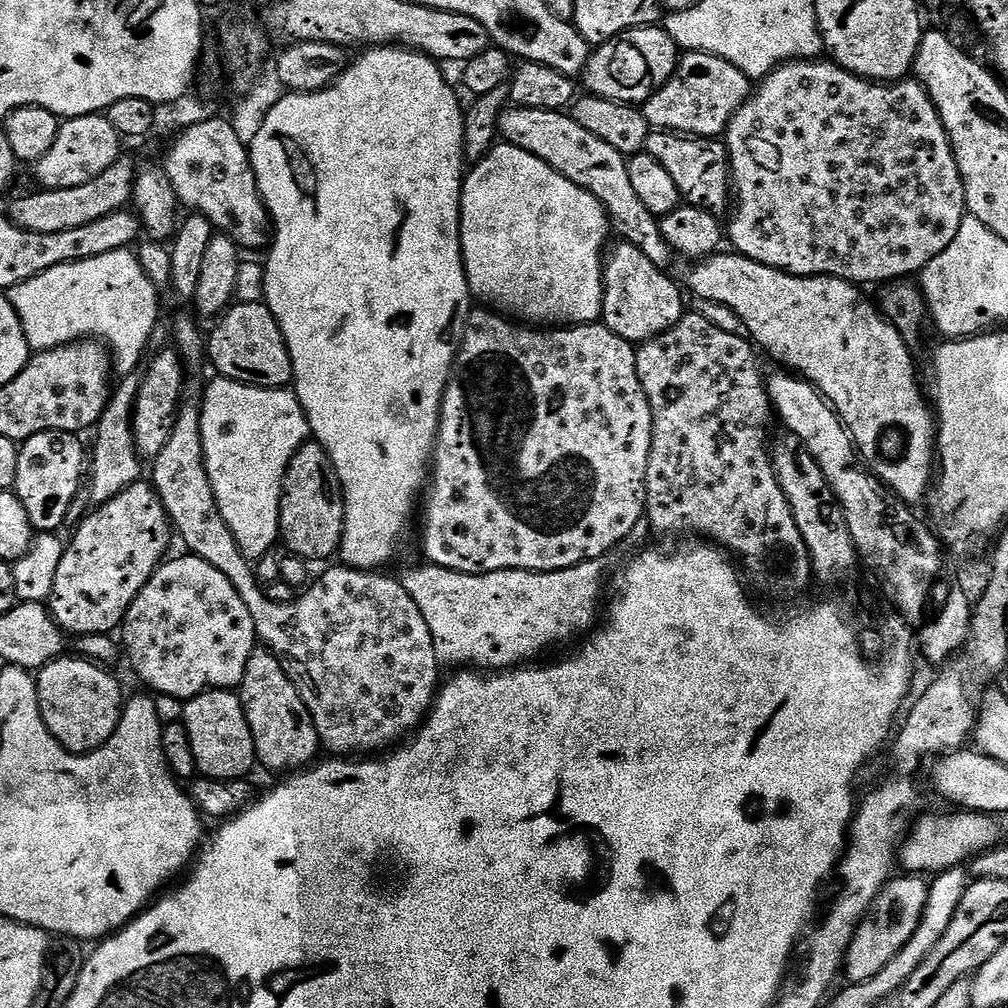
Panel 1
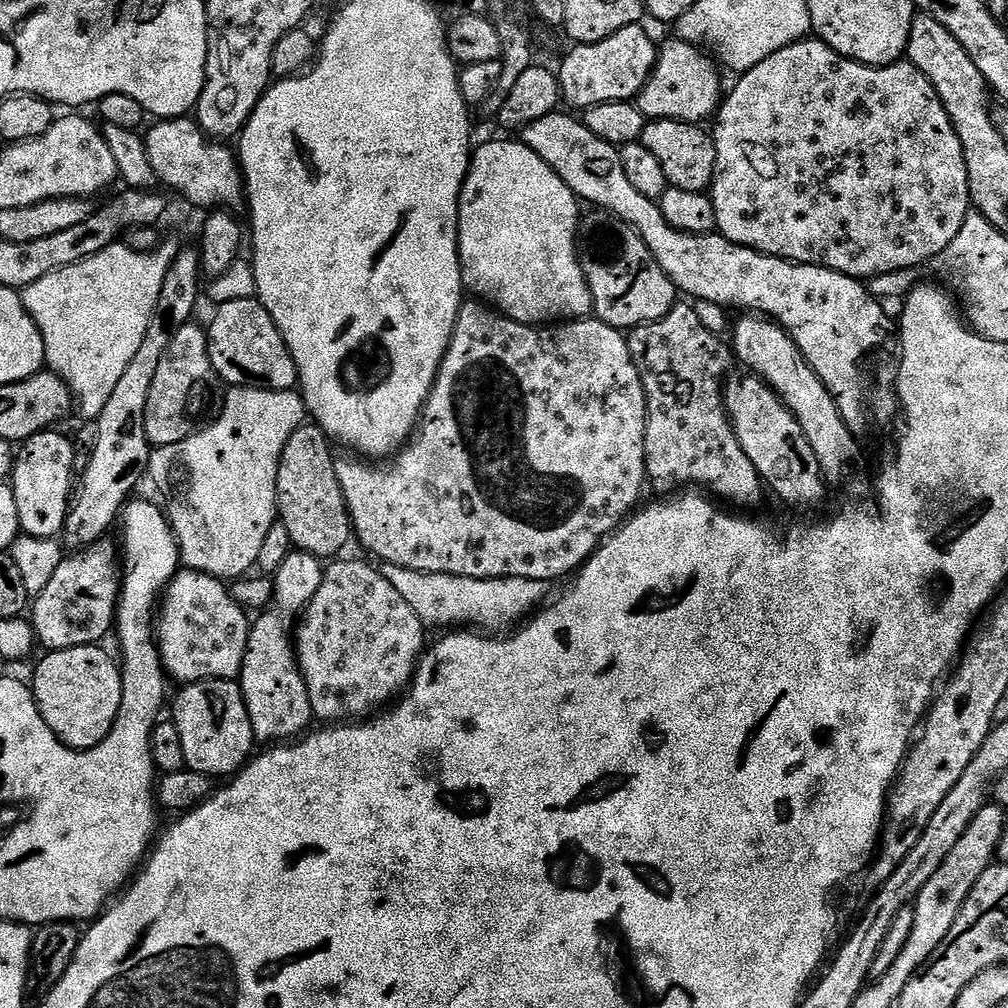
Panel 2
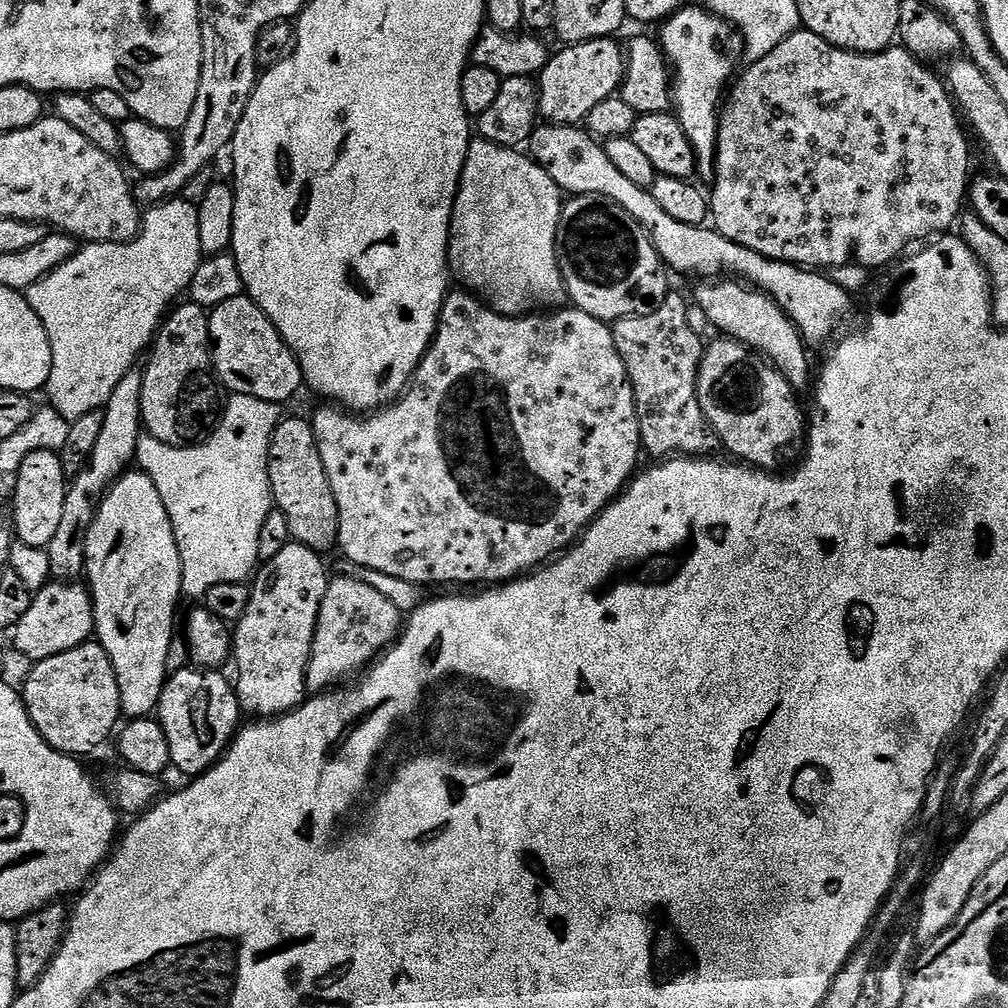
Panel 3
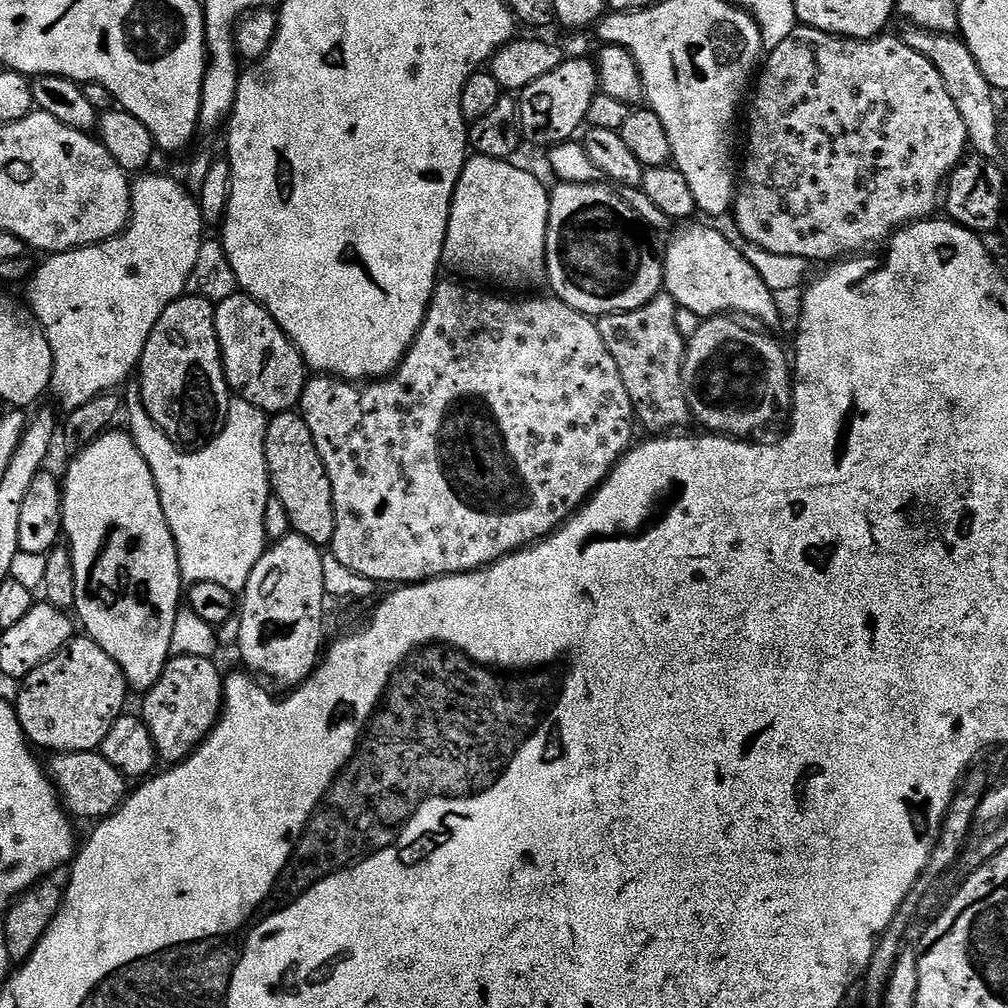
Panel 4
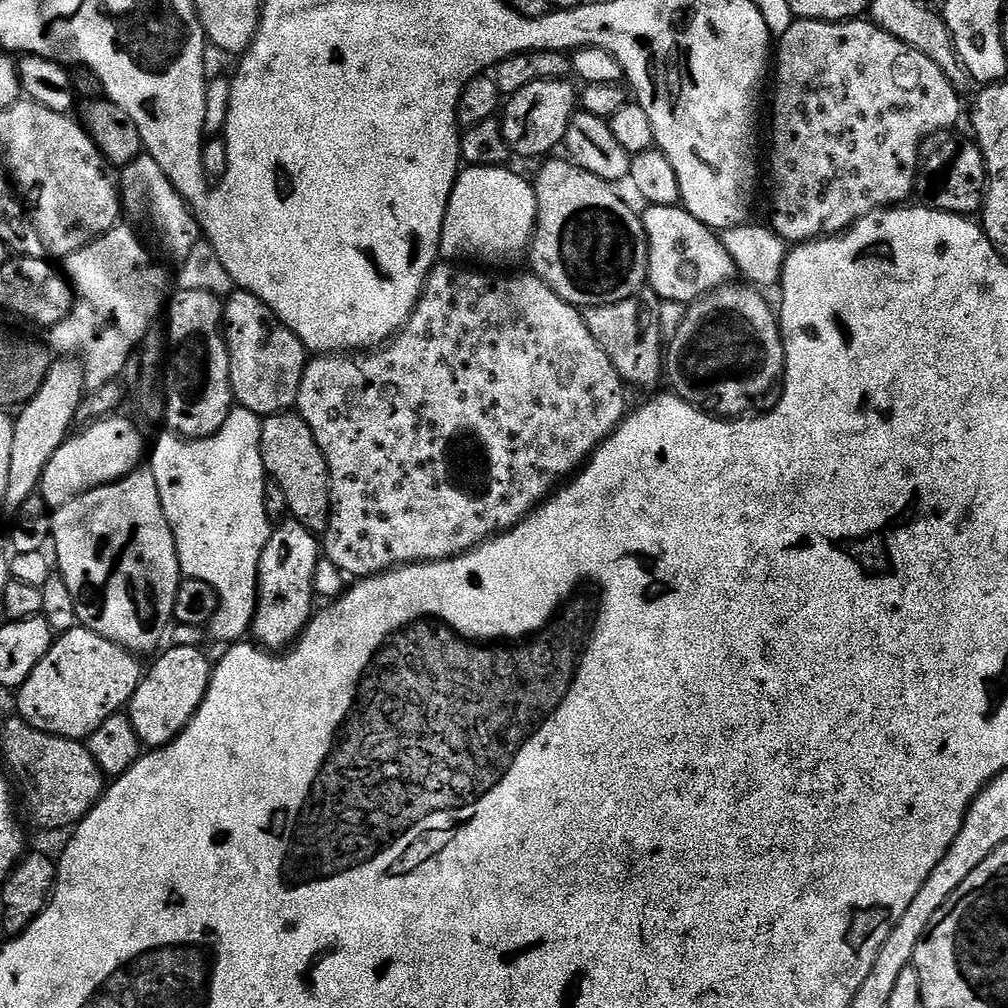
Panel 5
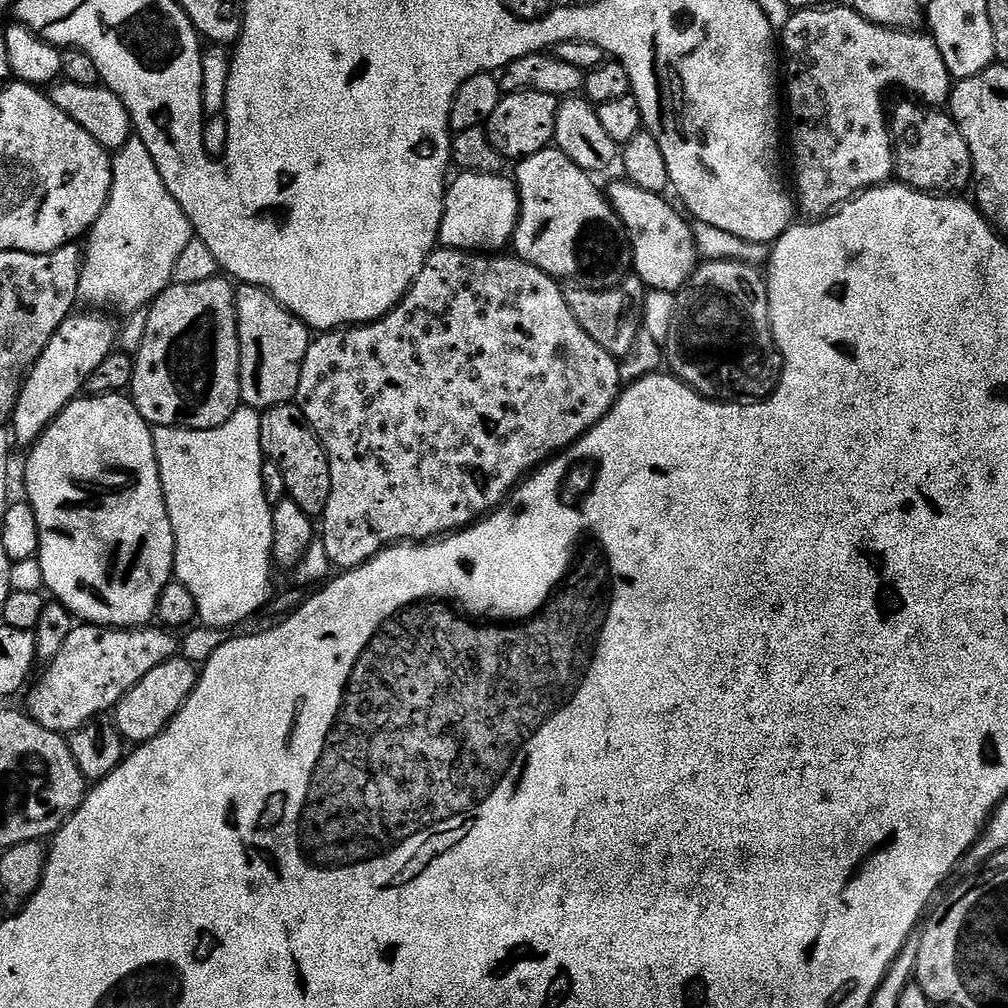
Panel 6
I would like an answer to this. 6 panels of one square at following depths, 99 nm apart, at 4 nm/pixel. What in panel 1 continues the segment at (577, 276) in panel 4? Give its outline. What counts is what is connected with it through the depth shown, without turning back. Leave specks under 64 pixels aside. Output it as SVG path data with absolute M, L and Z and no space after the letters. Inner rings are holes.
M620 242L613 252L611 249L604 265L604 327L629 344L639 346L675 326L686 311L685 293L682 288L680 293L679 286L668 274L665 269L654 266L633 244Z

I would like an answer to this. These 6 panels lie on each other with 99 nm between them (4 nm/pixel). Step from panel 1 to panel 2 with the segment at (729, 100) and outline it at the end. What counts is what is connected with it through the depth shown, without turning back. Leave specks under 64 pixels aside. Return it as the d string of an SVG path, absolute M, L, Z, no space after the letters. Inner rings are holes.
M679 38L671 39L659 45L650 78L634 103L648 120L680 120L683 124L703 125L703 120L711 121L715 117L722 103L721 69L711 55L703 56L697 45L687 44Z

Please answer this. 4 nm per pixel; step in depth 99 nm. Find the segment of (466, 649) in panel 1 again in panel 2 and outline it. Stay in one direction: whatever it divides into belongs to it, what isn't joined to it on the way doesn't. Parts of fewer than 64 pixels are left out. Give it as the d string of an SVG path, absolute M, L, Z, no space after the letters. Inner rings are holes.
M384 564L382 571L386 582L390 582L394 590L402 594L402 598L406 598L406 602L410 604L410 610L414 610L414 614L418 614L418 618L426 626L432 627L433 624L436 628L444 628L440 630L448 630L453 626L475 626L480 630L508 627L511 629L519 625L541 603L539 600L543 598L544 588L546 588L545 581L513 576L483 580L450 574L430 574L393 564Z

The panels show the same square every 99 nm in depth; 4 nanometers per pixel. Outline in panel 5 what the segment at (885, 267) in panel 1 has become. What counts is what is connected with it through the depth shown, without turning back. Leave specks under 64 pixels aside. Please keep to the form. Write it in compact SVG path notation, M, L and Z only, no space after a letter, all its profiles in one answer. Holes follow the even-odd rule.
M793 19L790 30L786 30L786 34L779 37L777 46L774 48L774 80L776 76L776 97L772 100L772 180L776 185L772 188L772 221L770 227L776 235L781 236L789 245L807 244L809 240L819 240L825 236L835 236L841 232L847 232L856 221L863 216L869 216L871 212L878 212L882 208L890 208L900 206L905 203L904 200L912 192L912 187L916 184L916 167L920 164L920 147L924 144L927 136L932 136L935 132L944 132L947 128L952 128L960 120L960 96L961 93L948 81L946 74L942 74L940 67L936 65L930 58L926 58L926 54L922 54L918 50L914 50L914 46L910 46L906 42L896 40L881 32L878 25L871 22L829 22L826 20L802 20Z

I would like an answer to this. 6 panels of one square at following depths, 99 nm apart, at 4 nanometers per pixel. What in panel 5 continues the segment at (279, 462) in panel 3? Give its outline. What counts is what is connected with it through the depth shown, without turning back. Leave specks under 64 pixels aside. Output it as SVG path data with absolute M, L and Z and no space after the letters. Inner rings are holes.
M295 411L275 412L273 416L263 417L260 426L260 453L264 463L264 471L278 486L282 486L282 494L286 494L288 516L301 524L306 530L323 534L328 529L332 513L332 483L328 473L328 463L314 442L314 434L310 434L310 426Z

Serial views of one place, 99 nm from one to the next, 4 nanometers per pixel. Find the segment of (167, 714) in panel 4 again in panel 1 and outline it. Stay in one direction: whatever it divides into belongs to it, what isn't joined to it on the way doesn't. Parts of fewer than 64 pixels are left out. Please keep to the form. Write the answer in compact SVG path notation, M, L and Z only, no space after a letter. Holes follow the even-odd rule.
M211 690L199 693L183 705L182 722L186 726L186 734L190 734L190 750L194 750L194 762L197 773L209 780L243 780L248 771L257 767L256 747L250 734L250 722L246 722L244 707L239 695L232 690Z

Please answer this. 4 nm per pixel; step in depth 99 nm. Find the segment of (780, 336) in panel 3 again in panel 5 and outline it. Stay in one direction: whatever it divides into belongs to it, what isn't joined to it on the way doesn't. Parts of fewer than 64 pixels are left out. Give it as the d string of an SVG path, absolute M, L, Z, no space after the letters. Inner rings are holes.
M648 206L643 209L642 219L648 235L647 287L661 301L677 300L681 306L687 306L699 296L737 279L736 263L726 254L719 235L683 206Z

